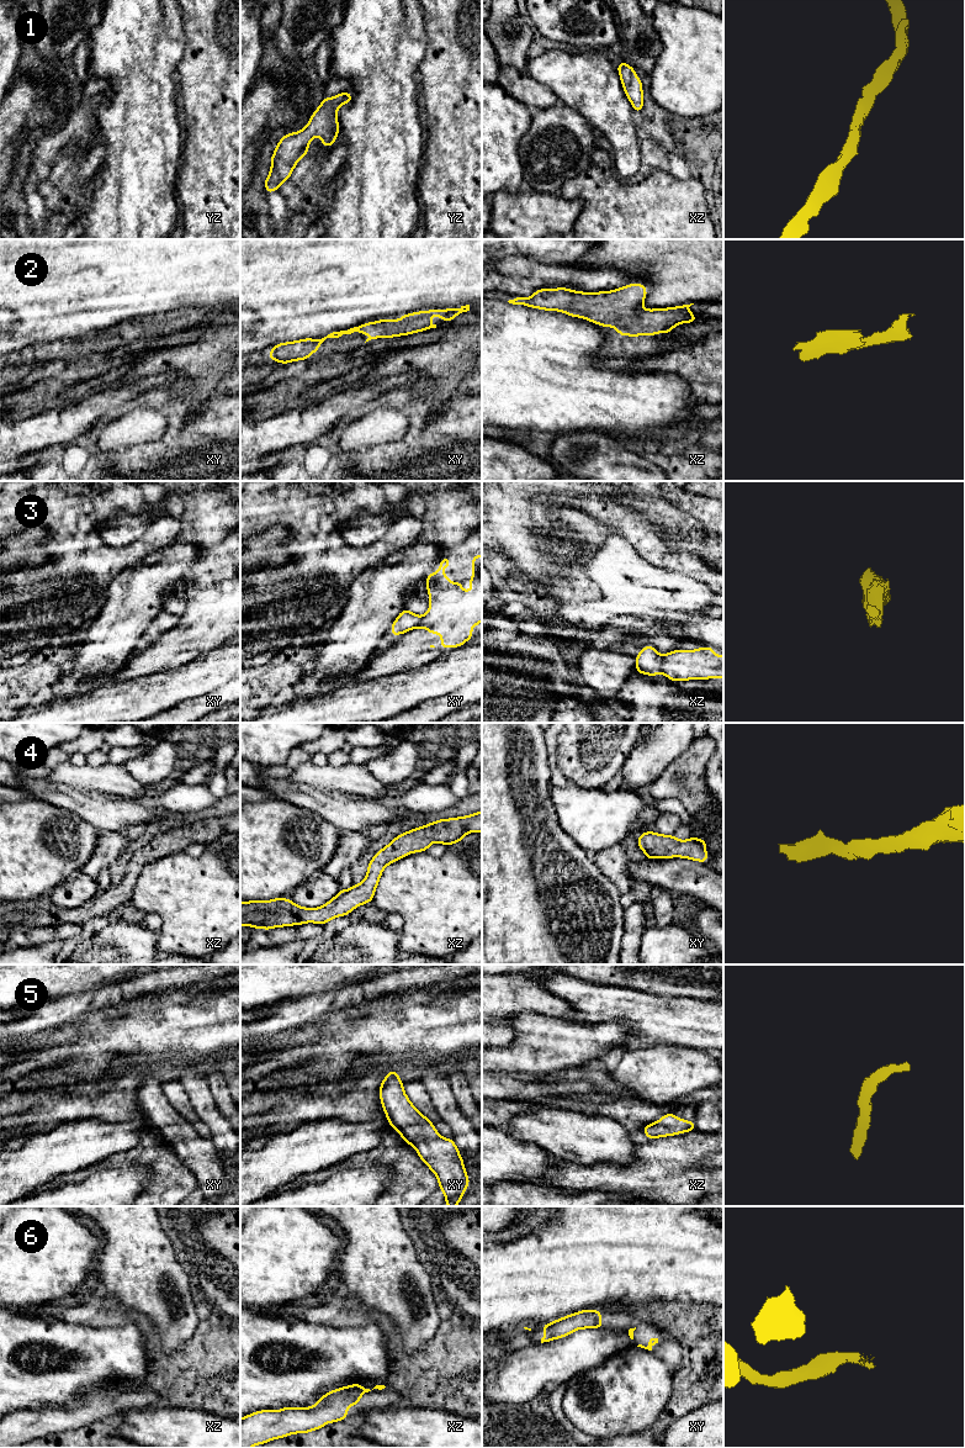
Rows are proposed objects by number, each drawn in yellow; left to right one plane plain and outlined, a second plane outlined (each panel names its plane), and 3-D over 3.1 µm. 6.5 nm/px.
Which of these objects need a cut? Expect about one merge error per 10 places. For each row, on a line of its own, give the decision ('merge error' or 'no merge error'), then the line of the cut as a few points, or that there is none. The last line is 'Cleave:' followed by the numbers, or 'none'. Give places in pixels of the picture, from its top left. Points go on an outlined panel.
1: no merge error | no cut
2: no merge error | no cut
3: merge error | xz (663, 656), (659, 671)
4: no merge error | no cut
5: no merge error | no cut
6: no merge error | no cut
Cleave: 3

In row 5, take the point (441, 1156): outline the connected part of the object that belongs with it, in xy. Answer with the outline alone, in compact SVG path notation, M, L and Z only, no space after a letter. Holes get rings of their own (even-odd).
M389 1071L380 1085L380 1099L391 1125L413 1146L420 1159L438 1177L447 1206L457 1206L470 1178L452 1138L441 1137L434 1124L407 1096L397 1071Z

